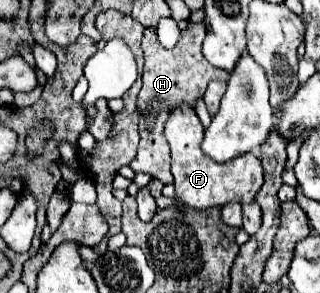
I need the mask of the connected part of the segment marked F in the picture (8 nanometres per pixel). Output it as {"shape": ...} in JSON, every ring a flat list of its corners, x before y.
{"shape":[[180,103,178,107,174,107,174,111,166,121,164,137,170,143,170,151,172,151,172,175,174,175,178,201,186,203,192,209,208,209,216,205,222,207,232,201,236,203,254,201,256,193,264,183,262,161,252,153,238,155,236,159,230,159,226,163,216,163,208,155,204,155,200,149,204,127,188,103]]}

